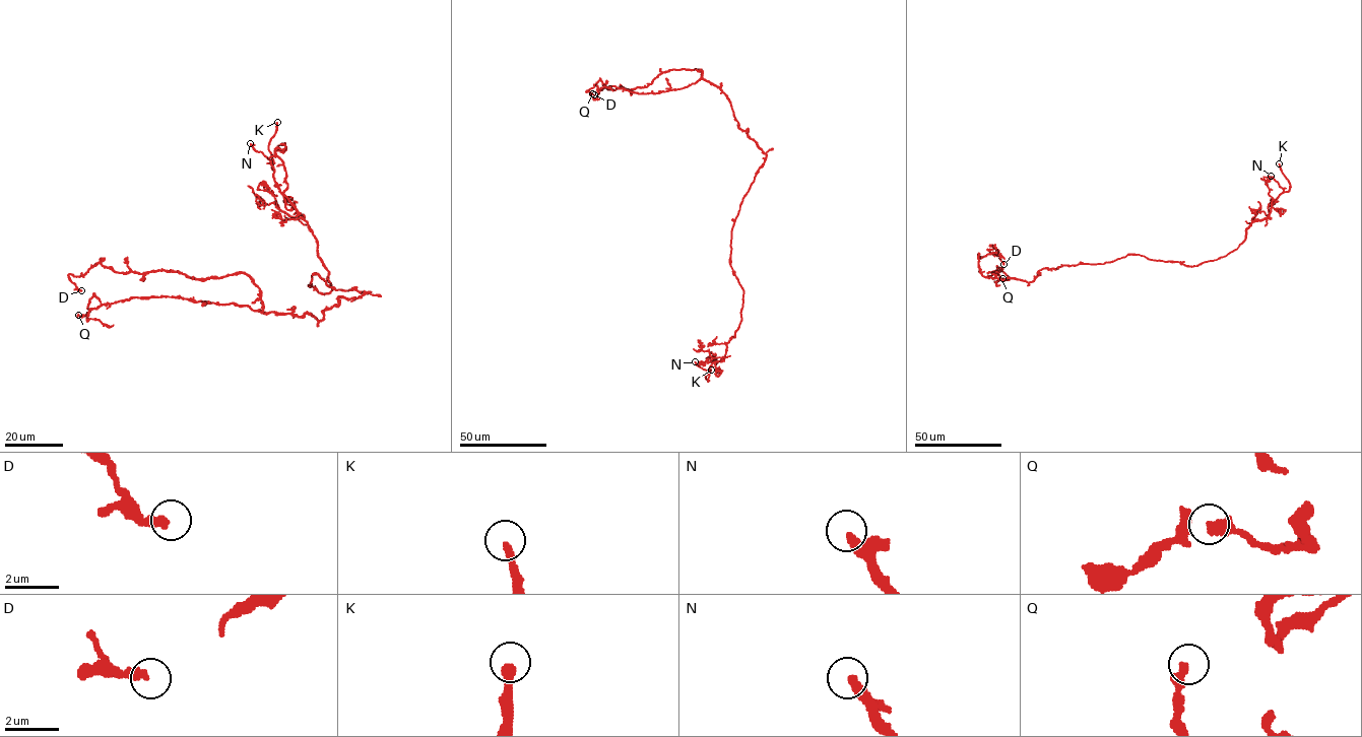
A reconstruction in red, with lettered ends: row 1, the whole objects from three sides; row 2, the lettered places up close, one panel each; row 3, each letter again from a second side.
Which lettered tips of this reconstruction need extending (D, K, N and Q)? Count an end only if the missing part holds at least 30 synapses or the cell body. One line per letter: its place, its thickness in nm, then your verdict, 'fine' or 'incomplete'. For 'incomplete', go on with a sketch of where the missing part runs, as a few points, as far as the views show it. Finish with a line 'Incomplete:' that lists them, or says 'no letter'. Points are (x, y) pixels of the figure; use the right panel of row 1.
D: place (1003, 264); calibre 320 nm; fine
K: place (1279, 163); calibre 320 nm; incomplete; course (1279, 163), (1257, 137)
N: place (1271, 176); calibre 320 nm; fine
Q: place (1002, 278); calibre 380 nm; fine
Incomplete: K

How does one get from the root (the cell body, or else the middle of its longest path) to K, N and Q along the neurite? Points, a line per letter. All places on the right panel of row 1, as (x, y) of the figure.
K: (1079, 263), (1138, 254), (1193, 266), (1226, 256), (1289, 190), (1279, 163)
N: (1079, 263), (1138, 254), (1193, 266), (1223, 257), (1242, 242), (1253, 222), (1267, 216), (1283, 191), (1271, 176)
Q: (1079, 263), (1042, 268), (1029, 282), (987, 276), (1002, 267), (995, 271), (998, 268), (1009, 277), (1002, 278)

